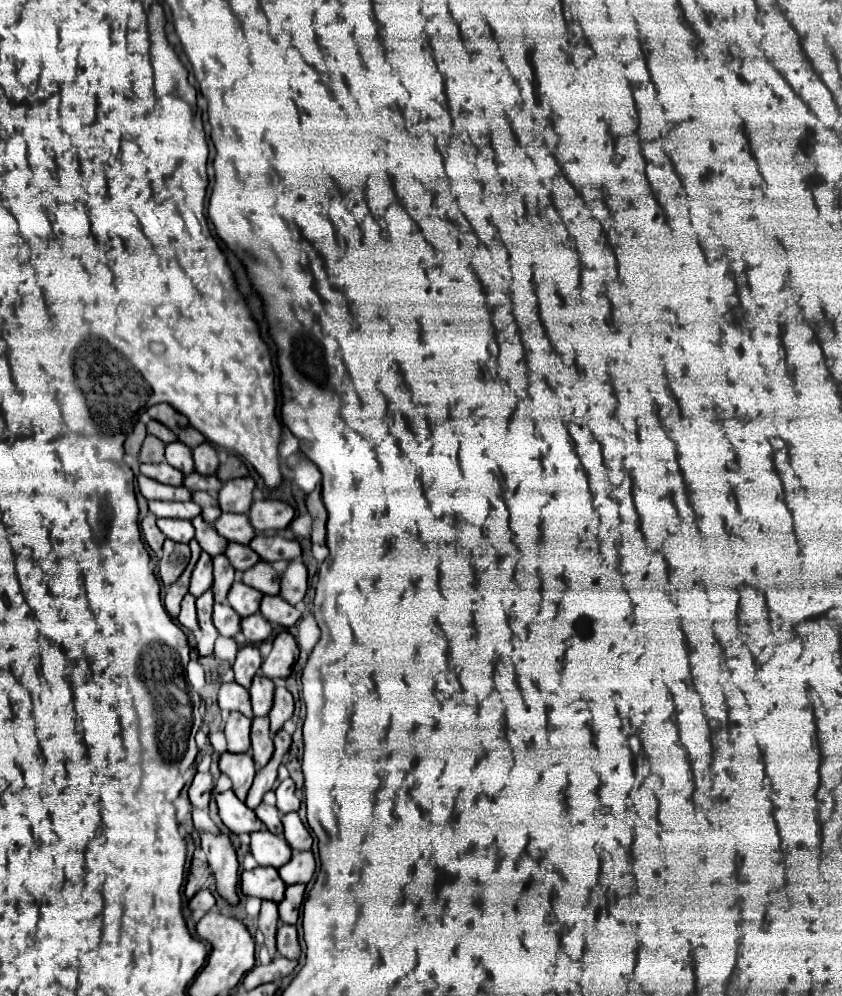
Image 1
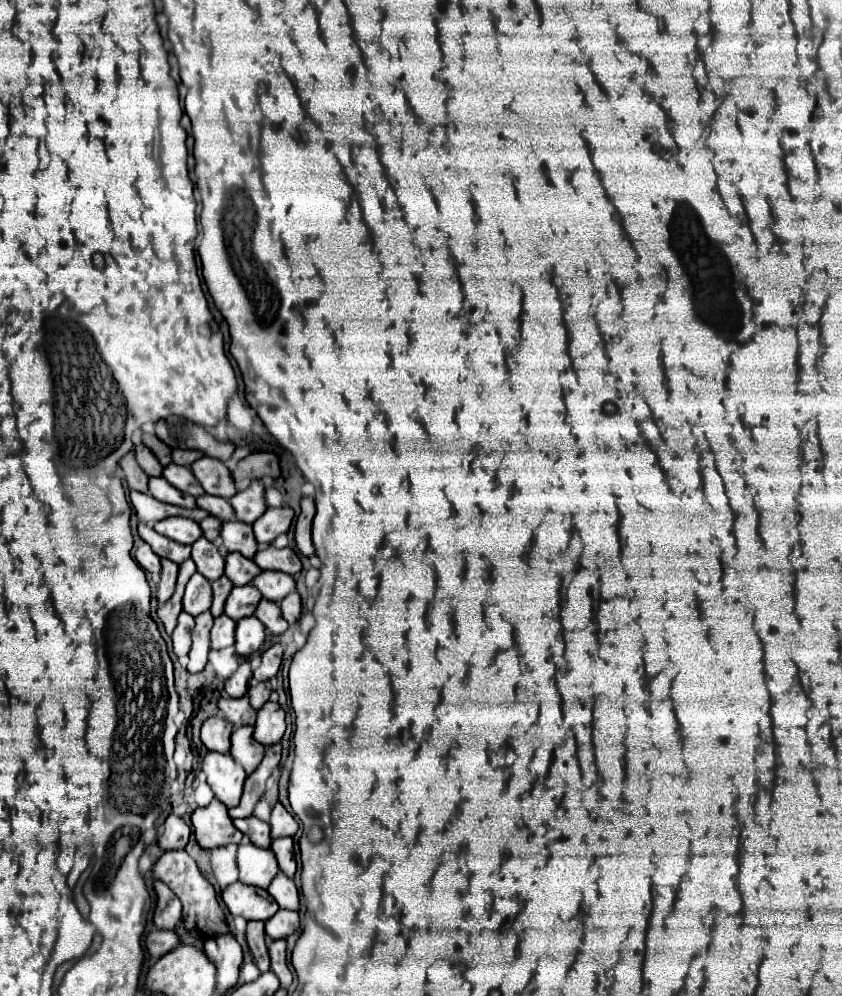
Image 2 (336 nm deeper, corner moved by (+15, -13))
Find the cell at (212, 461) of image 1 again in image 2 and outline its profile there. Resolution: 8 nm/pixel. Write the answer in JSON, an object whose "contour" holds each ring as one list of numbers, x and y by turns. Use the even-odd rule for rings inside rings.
{"contour":[[205,455,191,465,191,471,197,477,197,481,201,483,201,487,205,489,205,493,217,495,217,497,233,497,235,495,231,473,219,459]]}

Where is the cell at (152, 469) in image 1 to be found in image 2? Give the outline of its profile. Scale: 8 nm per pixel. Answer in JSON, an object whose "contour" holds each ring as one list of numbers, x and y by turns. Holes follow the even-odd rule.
{"contour":[[153,477,149,479,149,493,169,505,179,505,179,507,187,507,193,509,195,507,195,497,181,493,179,489,175,489,173,485,169,485,163,477]]}

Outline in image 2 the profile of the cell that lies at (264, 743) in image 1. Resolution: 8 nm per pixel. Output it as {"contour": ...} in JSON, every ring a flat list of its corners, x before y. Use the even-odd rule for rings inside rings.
{"contour":[[239,727,231,735,231,757,245,769,247,775,251,775,261,759,263,759,265,747,257,741,253,741,253,727]]}

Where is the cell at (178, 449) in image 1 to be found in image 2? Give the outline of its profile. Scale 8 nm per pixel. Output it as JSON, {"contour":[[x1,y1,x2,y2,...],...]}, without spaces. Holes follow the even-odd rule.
{"contour":[[169,463,169,465,163,469,163,477,165,477,173,487,177,487,179,491,189,493,189,495,193,495,193,497,199,497,199,495,205,493,205,491,201,489,199,481,195,479,195,475,191,473,189,467,181,467,181,465]]}

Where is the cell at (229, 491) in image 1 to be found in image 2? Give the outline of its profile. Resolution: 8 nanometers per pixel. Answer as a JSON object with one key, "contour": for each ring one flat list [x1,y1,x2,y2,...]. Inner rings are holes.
{"contour":[[253,481,245,491,235,493,229,499,233,511,235,511,235,519,243,521,243,523,253,523,257,517,261,517,265,513,265,499,263,499,263,483,261,481]]}

